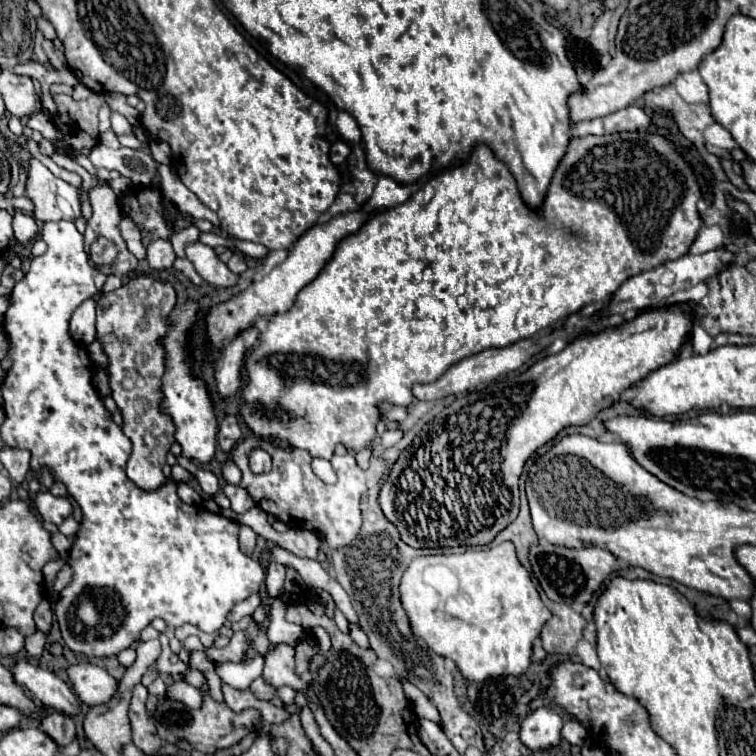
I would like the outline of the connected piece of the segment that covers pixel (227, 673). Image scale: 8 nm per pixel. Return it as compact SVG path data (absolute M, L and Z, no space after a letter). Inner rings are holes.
M226 662L222 668L216 668L218 676L236 690L248 690L250 684L262 674L262 668L234 668L234 664Z

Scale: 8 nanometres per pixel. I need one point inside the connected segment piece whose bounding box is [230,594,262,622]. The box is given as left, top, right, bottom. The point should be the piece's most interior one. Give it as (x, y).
(246, 607)

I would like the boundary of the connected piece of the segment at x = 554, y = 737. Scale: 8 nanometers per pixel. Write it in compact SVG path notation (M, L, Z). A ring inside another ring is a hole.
M538 708L522 720L520 732L518 732L520 742L532 752L558 746L562 740L562 736L560 736L562 724L564 724L562 716L556 710Z

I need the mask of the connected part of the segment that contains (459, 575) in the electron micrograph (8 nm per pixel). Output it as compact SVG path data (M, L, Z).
M502 542L486 550L414 558L402 576L400 596L412 632L424 638L436 654L452 658L462 676L470 682L484 682L486 678L498 676L522 676L530 666L532 644L540 636L542 626L550 620L550 610L544 606L530 572L520 564L512 542Z

